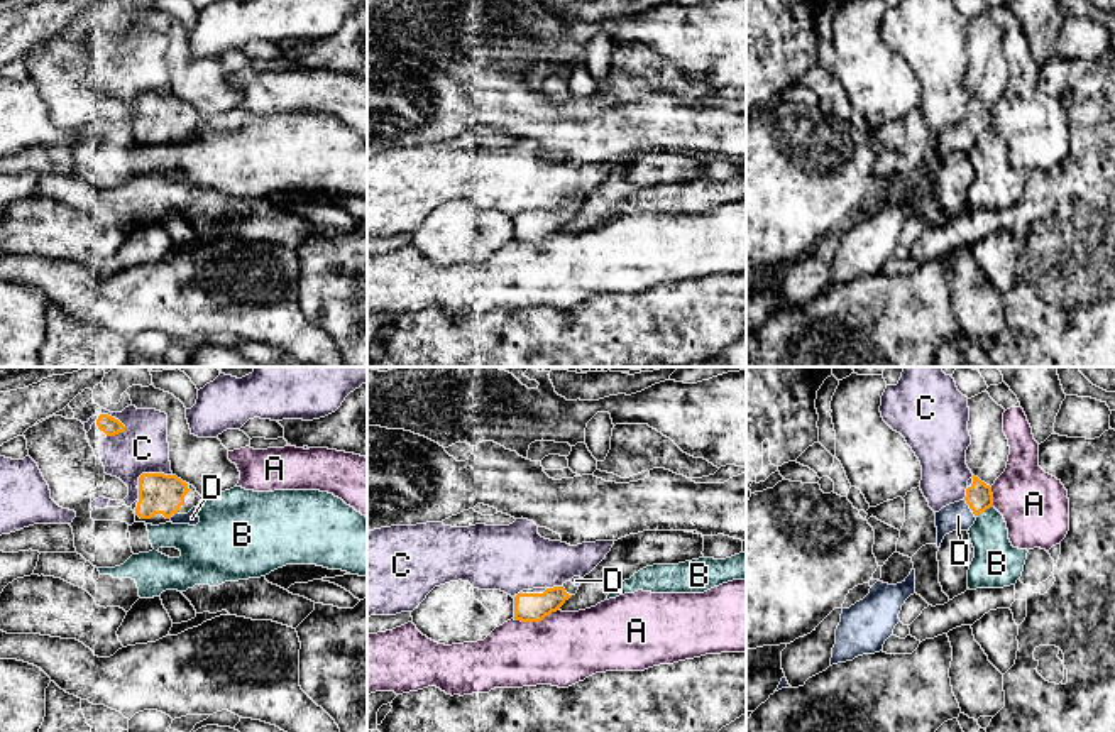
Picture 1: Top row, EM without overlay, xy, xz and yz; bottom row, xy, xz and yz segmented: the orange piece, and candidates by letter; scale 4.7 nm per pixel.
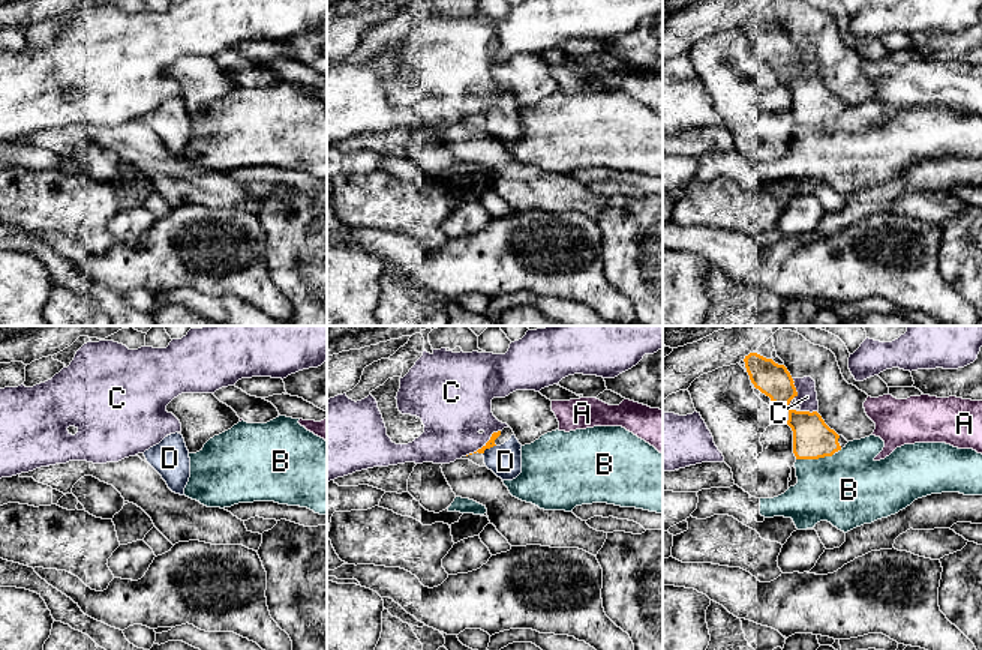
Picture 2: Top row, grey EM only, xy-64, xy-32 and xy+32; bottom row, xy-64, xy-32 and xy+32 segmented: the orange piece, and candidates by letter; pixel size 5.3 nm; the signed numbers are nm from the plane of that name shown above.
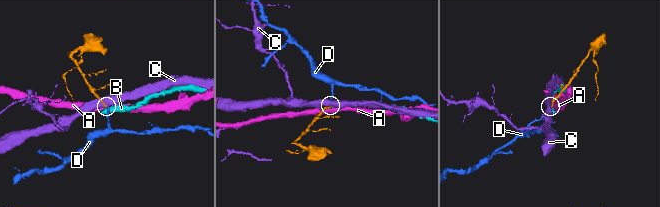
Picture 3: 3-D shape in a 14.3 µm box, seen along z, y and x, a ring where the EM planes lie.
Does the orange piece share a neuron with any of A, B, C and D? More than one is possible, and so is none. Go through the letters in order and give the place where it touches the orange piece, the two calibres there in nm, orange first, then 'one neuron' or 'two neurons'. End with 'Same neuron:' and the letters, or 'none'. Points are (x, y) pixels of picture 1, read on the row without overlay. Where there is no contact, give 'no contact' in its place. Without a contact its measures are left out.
A: contact xz (535, 242); calibres 140 and 340 nm; two neurons
B: contact yz (985, 131); calibres 120 and 220 nm; two neurons
C: contact xy (110, 38); calibres 90 and 240 nm; two neurons
D: contact yz (966, 124); calibres 120 and 140 nm; one neuron
Same neuron: D

